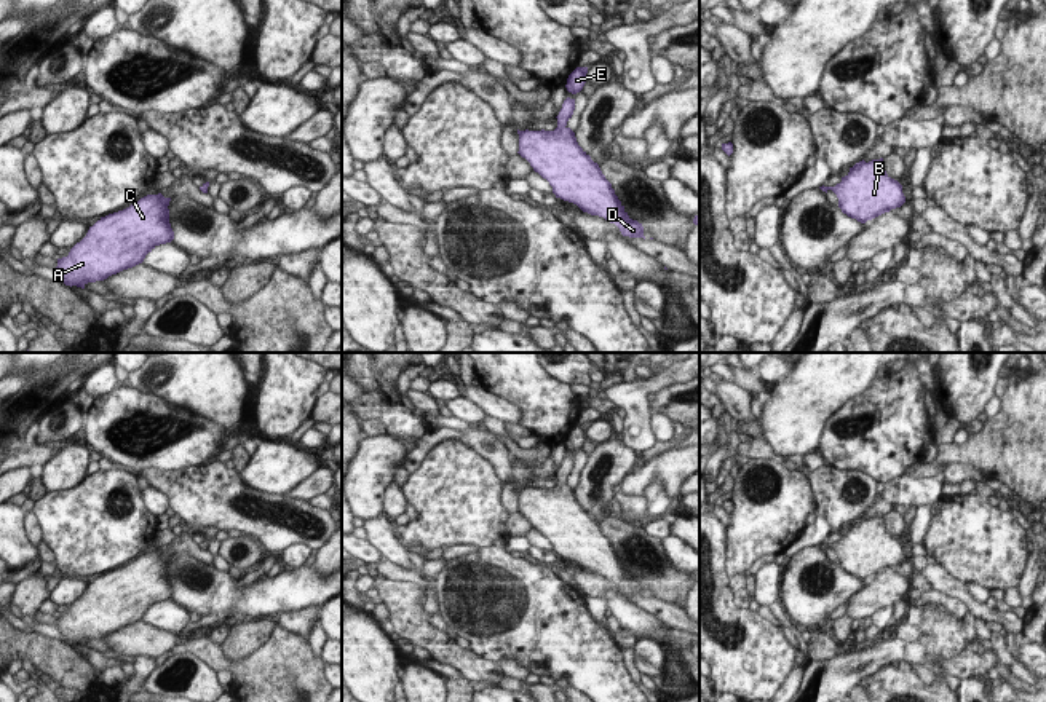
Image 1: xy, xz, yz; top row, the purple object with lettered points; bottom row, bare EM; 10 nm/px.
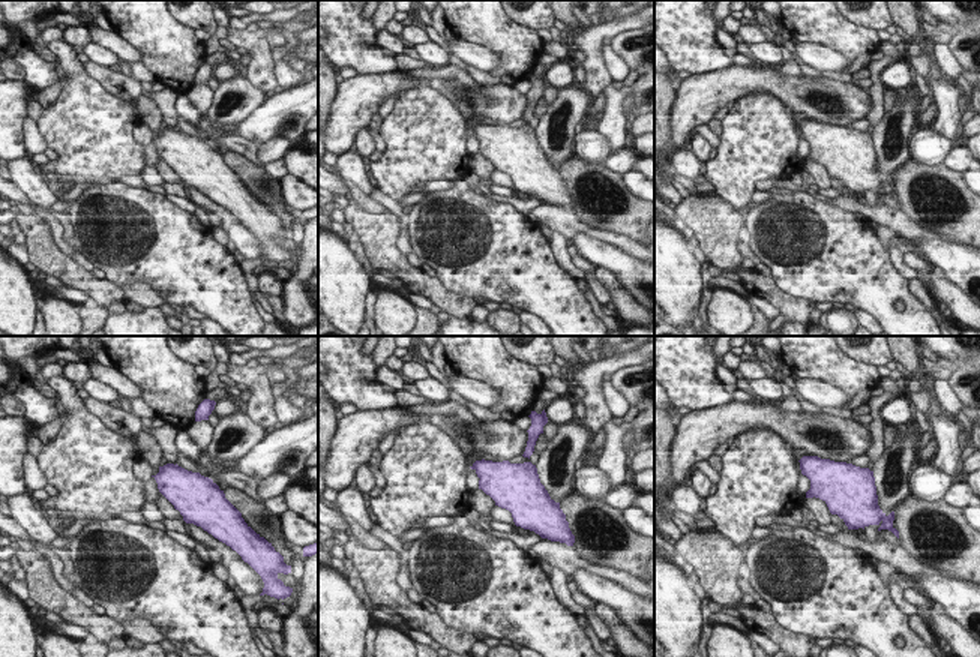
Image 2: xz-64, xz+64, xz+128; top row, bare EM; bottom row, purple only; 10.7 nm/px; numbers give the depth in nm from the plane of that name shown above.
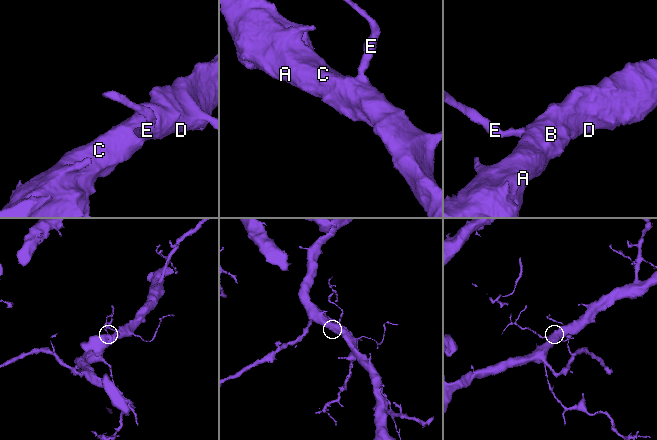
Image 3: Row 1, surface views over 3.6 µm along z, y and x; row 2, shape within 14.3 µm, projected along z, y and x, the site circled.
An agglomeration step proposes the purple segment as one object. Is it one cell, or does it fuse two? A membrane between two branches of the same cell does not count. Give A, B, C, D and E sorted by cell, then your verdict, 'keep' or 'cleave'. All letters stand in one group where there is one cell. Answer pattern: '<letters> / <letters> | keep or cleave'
A B C D E | keep

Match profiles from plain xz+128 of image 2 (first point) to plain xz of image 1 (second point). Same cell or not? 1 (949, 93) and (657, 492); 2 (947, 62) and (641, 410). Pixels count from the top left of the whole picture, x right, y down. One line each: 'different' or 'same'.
1: same
2: different

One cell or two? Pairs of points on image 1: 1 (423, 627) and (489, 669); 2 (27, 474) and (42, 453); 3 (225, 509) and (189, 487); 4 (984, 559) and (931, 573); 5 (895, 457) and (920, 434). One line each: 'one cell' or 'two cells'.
1: one cell
2: two cells
3: one cell
4: two cells
5: one cell

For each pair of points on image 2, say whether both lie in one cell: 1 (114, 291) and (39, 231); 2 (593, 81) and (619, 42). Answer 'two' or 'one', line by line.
1: one
2: two

